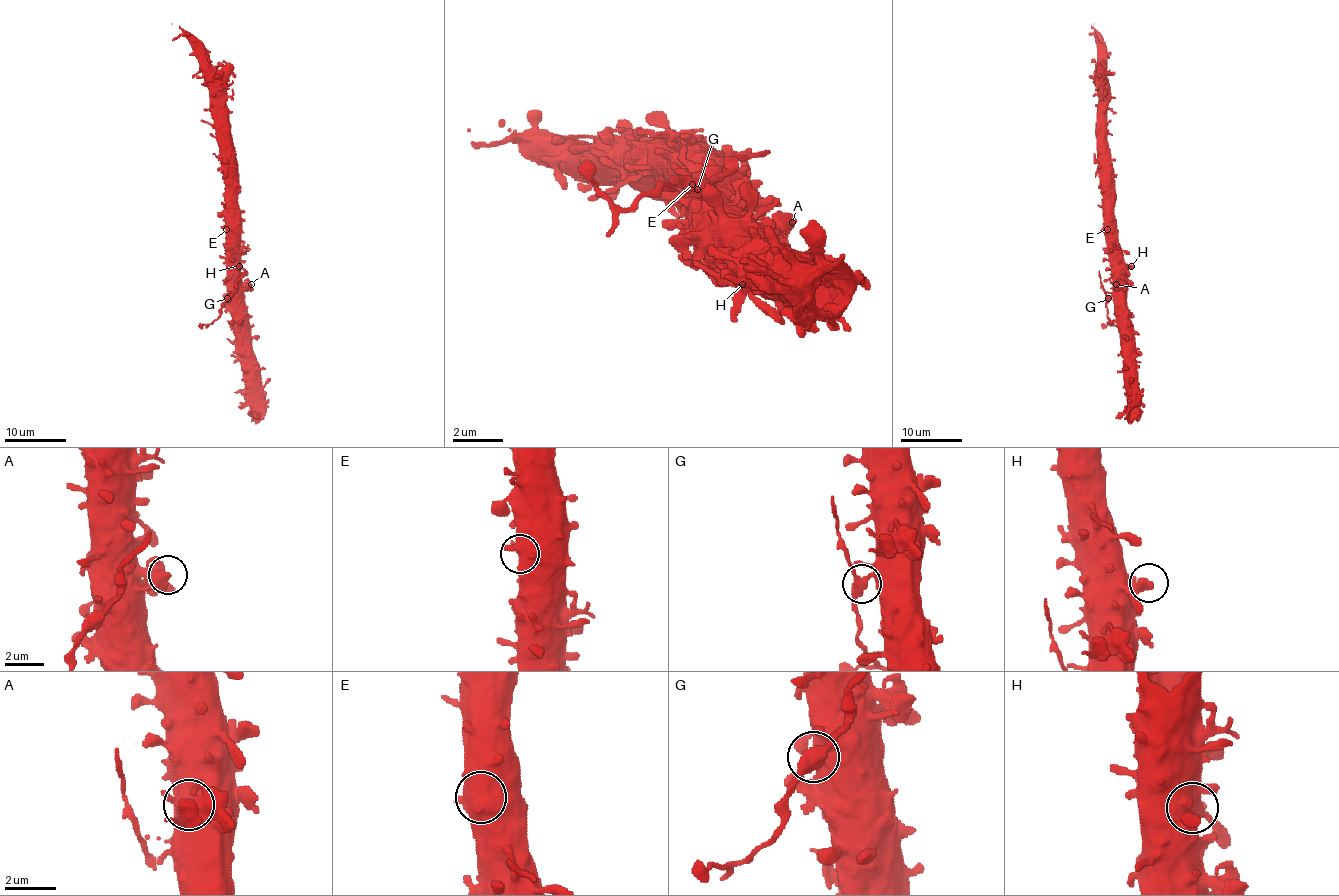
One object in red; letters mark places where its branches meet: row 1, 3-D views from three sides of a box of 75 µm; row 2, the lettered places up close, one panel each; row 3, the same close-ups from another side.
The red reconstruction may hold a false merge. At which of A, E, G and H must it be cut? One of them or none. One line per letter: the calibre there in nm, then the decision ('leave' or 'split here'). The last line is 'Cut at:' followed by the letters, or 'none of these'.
A: 550 nm thick; leave
E: 600 nm thick; leave
G: 400 nm thick; split here
H: 550 nm thick; leave
Cut at: G

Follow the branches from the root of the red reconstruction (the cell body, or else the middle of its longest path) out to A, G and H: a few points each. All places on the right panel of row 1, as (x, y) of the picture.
A: (1108, 218), (1108, 260), (1116, 284)
G: (1108, 218), (1113, 273), (1113, 293), (1108, 298)
H: (1108, 218), (1110, 249), (1127, 266), (1131, 266)

